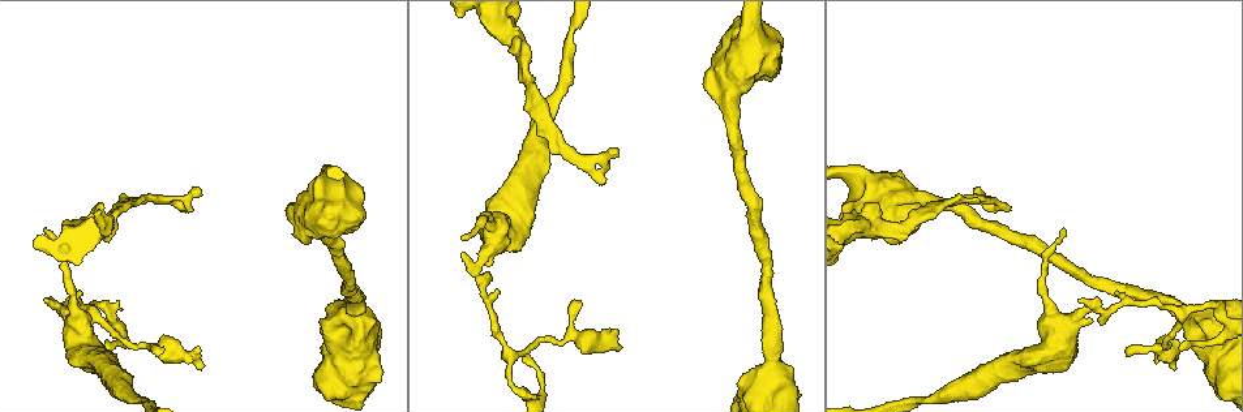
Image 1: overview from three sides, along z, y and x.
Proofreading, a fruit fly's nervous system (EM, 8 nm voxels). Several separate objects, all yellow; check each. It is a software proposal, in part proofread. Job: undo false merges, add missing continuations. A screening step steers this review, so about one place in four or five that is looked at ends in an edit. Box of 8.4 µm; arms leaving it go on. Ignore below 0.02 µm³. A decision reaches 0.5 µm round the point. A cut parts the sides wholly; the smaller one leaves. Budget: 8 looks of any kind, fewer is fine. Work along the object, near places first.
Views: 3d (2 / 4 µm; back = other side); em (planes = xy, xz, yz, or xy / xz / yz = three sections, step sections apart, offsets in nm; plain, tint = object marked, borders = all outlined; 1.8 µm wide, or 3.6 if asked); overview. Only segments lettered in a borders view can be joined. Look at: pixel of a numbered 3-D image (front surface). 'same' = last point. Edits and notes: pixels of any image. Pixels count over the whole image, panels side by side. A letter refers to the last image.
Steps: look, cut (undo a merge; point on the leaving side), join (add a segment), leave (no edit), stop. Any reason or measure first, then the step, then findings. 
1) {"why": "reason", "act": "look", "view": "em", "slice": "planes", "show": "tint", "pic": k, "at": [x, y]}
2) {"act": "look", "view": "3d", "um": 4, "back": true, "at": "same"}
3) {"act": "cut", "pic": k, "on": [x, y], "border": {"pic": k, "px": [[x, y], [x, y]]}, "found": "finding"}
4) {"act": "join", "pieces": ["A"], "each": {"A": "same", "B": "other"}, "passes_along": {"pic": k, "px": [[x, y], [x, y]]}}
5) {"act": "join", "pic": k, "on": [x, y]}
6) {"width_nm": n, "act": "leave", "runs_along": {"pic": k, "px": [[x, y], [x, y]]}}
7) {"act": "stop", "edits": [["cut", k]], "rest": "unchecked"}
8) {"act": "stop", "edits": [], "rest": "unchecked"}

{"why": "tapers out", "act": "look", "view": "em", "slice": "yz", "step": 8, "show": "borders", "pic": 1, "at": [464, 237]}

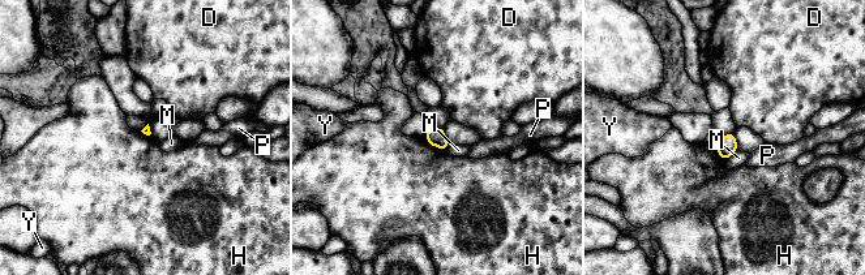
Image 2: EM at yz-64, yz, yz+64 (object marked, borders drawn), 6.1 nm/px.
{"act": "leave", "each": {"D": "other", "H": "other", "M": "other", "P": "other", "Y": "other"}, "found": "no lettered segment goes on from it"}

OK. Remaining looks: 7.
{"why": "thin end", "act": "look", "view": "3d", "um": 2, "pic": 1, "at": [607, 169]}

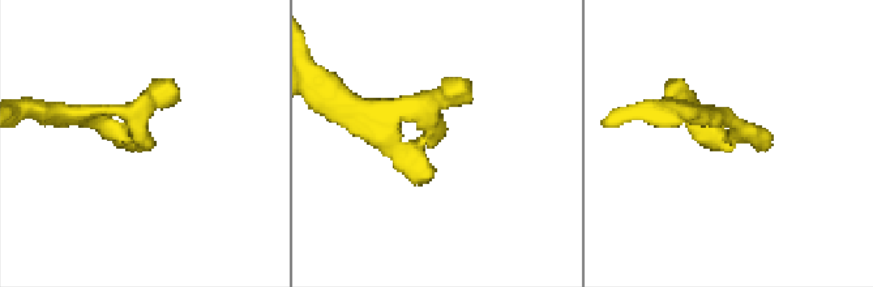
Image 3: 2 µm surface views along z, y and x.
{"act": "look", "view": "em", "slice": "xy", "step": 4, "show": "borders", "pic": 3, "at": [730, 146]}

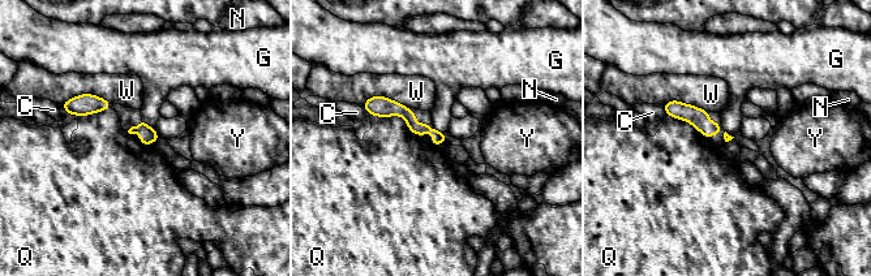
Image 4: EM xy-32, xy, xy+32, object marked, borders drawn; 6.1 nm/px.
{"why": "cut it another way", "act": "look", "view": "em", "slice": "planes", "show": "borders", "at": "same"}

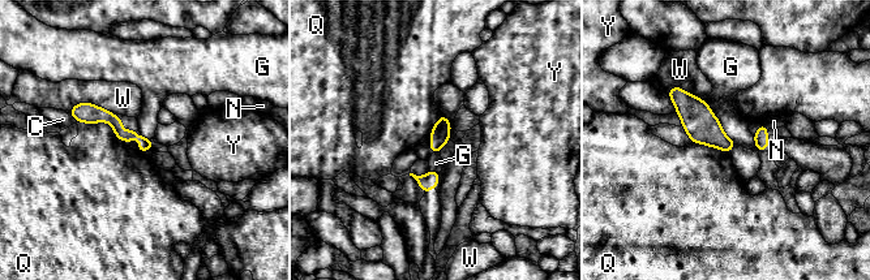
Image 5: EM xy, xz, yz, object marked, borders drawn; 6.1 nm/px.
{"longest_contact_nm": ["G", 320], "act": "leave", "each": {"C": "other", "G": "other", "N": "other", "Q": "other", "W": "other", "Y": "other"}, "border": {"pic": 5, "px": [[704, 102], [736, 143]]}, "found": "none of them fits"}

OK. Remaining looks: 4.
{"why": "an open end", "act": "look", "view": "em", "slice": "planes", "show": "borders", "pic": 1, "at": [204, 364]}

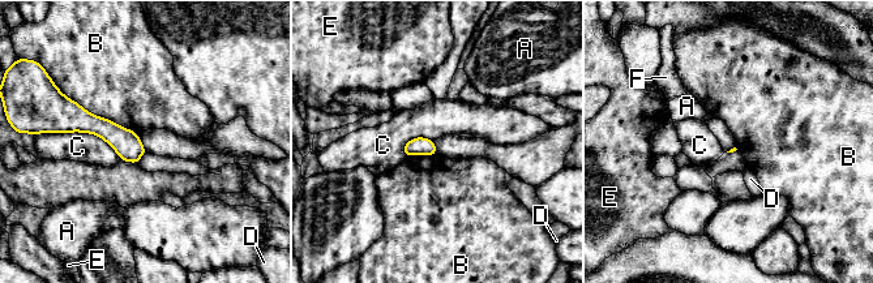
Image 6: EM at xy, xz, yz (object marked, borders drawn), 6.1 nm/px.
{"act": "leave", "each": {"A": "other", "B": "other", "C": "other", "D": "other", "E": "other", "F": "other"}, "border": {"pic": 6, "px": [[69, 97], [90, 112], [137, 134]]}, "found": "none of them fits"}

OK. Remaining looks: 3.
{"act": "stop", "edits": [], "rest": "unchecked"}

